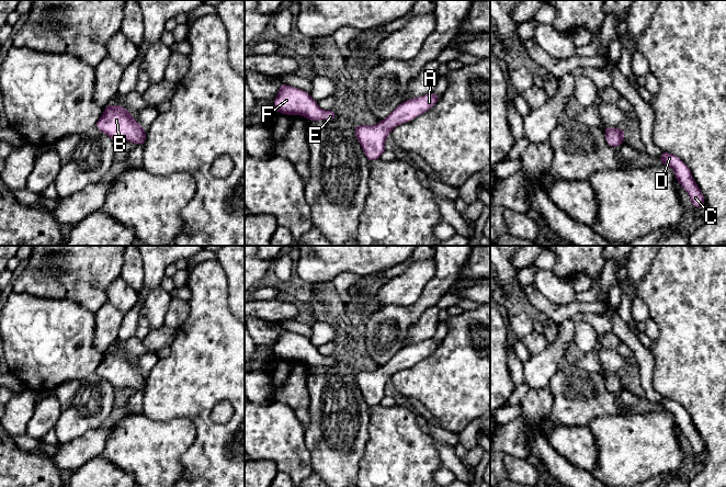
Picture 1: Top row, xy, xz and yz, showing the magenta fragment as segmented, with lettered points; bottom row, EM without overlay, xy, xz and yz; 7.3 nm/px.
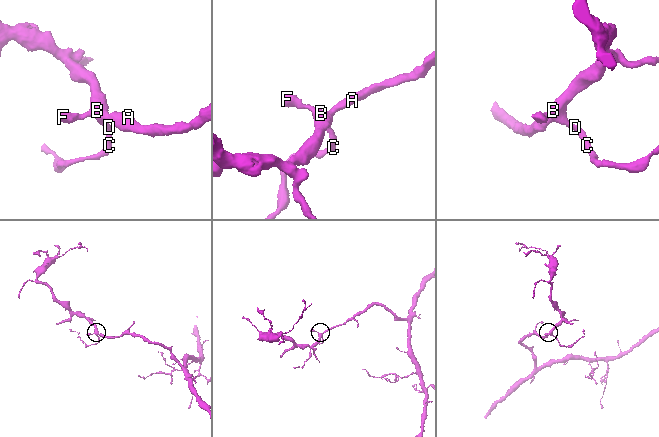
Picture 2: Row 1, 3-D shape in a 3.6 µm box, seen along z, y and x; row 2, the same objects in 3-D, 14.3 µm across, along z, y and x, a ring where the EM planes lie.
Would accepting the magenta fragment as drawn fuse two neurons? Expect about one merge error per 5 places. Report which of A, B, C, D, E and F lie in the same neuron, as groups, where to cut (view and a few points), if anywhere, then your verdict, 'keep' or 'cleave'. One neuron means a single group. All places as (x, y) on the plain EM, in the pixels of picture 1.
A B C D E F; no cut; keep

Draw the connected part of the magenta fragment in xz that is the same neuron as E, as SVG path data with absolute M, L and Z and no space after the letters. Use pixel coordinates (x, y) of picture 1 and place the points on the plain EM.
M280 329L280 337L273 347L275 358L287 361L303 361L308 366L336 365L332 356L321 355L309 339L298 333Z

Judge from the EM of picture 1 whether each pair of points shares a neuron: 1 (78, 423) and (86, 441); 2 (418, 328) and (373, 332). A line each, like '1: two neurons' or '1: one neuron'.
1: two neurons
2: two neurons

